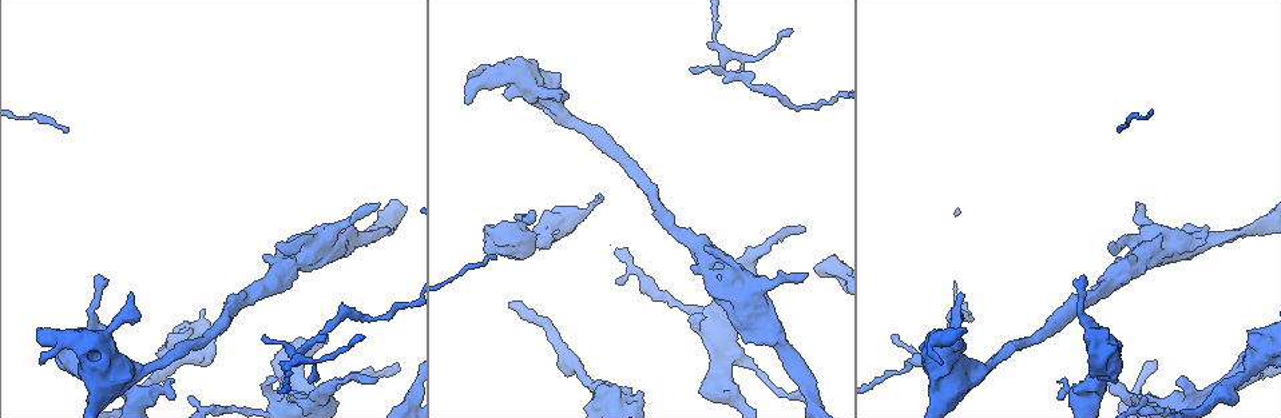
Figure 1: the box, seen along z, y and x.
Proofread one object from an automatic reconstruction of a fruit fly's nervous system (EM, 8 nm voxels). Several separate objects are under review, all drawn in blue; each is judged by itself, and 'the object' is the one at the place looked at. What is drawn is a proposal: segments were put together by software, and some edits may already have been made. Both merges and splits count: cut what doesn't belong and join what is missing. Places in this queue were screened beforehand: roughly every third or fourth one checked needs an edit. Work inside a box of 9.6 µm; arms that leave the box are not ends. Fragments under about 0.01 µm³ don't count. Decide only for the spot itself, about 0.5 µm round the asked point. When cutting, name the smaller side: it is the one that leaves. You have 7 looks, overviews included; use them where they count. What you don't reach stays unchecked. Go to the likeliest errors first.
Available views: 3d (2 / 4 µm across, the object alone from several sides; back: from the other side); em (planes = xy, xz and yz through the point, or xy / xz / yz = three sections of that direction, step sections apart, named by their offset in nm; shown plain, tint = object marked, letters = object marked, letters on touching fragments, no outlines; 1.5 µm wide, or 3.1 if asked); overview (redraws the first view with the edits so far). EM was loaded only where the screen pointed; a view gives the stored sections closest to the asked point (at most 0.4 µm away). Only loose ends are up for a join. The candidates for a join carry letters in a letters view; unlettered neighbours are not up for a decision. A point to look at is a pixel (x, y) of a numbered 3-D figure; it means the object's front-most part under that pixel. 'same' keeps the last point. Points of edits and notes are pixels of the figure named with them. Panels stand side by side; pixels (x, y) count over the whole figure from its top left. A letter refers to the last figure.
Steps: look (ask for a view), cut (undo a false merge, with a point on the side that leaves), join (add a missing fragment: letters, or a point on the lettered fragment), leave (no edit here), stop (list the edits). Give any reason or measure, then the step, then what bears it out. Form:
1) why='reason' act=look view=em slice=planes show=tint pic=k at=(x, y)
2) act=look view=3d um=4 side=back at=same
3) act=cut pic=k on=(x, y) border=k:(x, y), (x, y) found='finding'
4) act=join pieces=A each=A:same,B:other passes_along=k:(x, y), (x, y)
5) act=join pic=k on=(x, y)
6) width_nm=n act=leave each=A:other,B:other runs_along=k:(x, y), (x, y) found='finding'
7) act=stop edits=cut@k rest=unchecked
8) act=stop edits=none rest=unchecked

act=look view=em slice=planes show=letters pic=1 at=(169, 385)

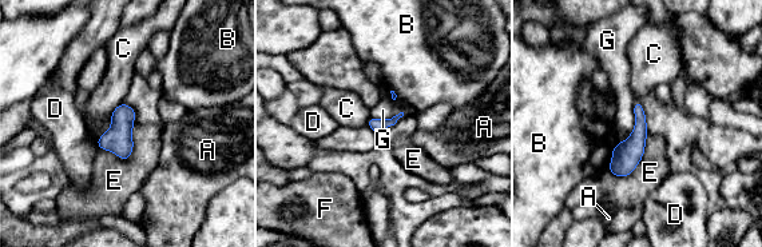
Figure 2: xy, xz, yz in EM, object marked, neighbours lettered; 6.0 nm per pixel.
act=leave each=A:other,B:other,C:other,D:other,E:other,F:other,G:other border=2:(635, 100), (634, 130), (628, 135) found='no lettered fragment goes on from it'

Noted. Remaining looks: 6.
why='an open end' act=look view=3d um=2 side=back pic=1 at=(36, 331)

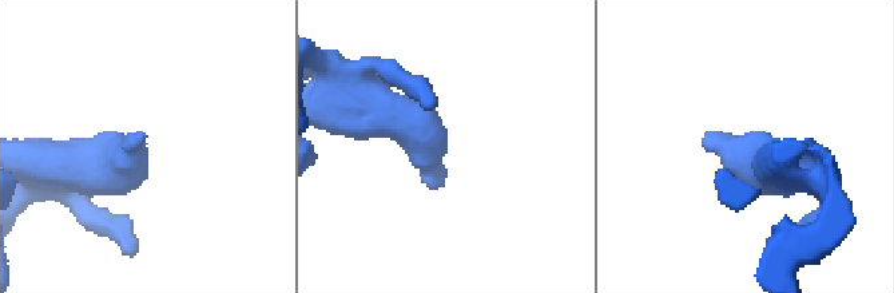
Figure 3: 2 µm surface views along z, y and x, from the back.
act=look view=em slice=xz step=4 show=letters pic=3 at=(144, 139)

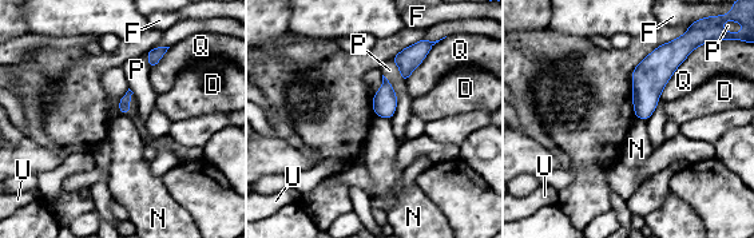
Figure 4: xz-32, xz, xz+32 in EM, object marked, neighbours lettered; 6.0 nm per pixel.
longest_contact=Q:460nm act=leave each=D:other,F:other,N:other,P:other,Q:other,U:other found='no lettered fragment goes on from it'

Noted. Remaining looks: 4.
why='end of a long branch' act=look view=em slice=planes show=plain pic=1 at=(376, 379)

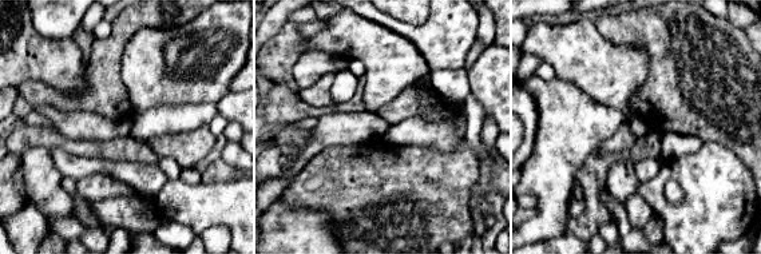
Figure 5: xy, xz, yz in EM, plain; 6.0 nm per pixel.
act=look view=em slice=planes show=letters at=same

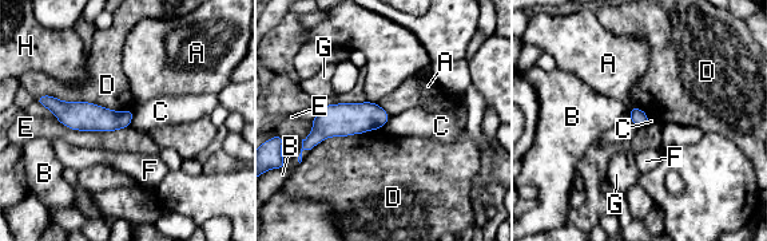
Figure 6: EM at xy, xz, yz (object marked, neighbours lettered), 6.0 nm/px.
act=leave each=A:other,B:other,C:other,D:other,E:other,F:other,G:other,H:other border=6:(134, 110), (130, 125) found='no lettered fragment goes on from it'

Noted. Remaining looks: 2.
act=stop edits=none rest=unchecked

